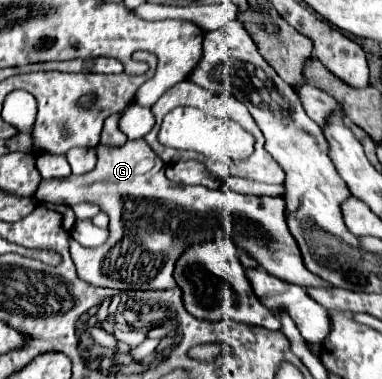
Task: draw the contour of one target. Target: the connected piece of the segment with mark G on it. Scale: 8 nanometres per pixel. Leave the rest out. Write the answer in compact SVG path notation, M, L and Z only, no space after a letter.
M144 139L126 141L122 147L110 145L96 147L97 163L88 175L70 175L64 179L50 179L42 181L36 199L42 203L96 203L110 215L110 237L98 249L84 249L77 241L70 237L69 251L78 269L78 277L96 287L110 287L120 291L158 291L158 289L172 289L172 271L174 261L182 255L186 245L198 241L210 241L216 235L228 235L238 249L246 249L264 269L276 275L282 281L300 285L300 287L326 287L318 275L310 273L304 267L300 249L286 225L286 203L282 197L254 197L254 195L240 195L230 191L228 187L222 189L208 189L208 187L184 187L176 185L166 179L162 159L148 147Z

